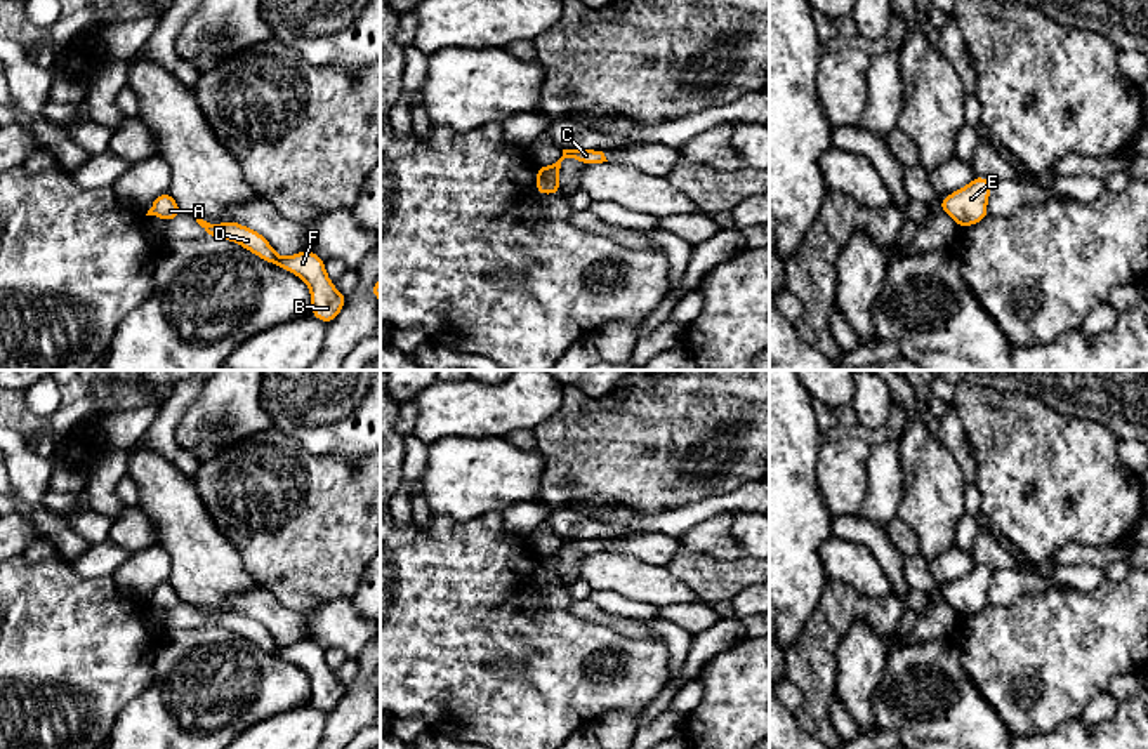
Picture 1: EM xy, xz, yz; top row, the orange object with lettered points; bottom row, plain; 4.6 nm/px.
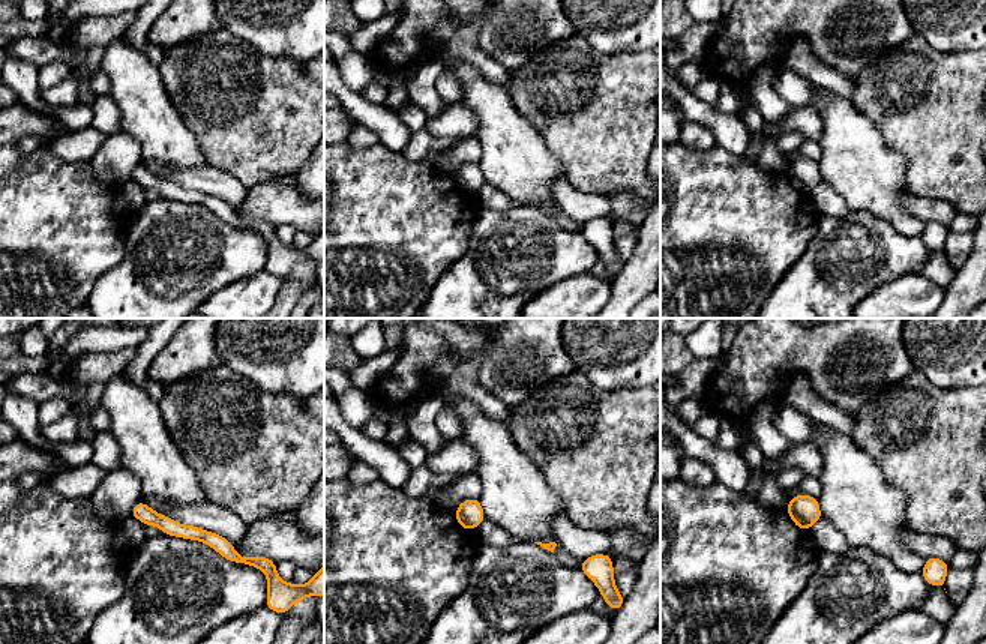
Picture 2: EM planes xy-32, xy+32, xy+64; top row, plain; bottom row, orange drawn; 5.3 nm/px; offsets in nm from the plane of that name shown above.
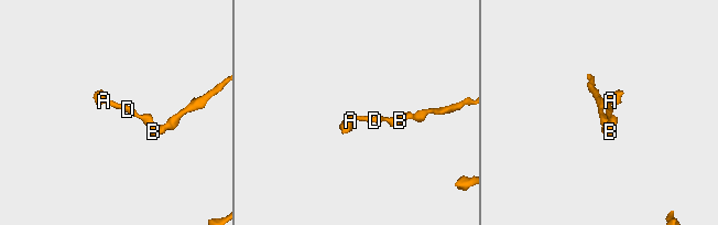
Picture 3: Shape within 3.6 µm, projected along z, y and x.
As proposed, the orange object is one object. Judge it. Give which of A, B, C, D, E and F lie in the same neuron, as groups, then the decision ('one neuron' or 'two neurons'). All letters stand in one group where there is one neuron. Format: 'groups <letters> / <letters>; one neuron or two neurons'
groups A B C D E F; one neuron

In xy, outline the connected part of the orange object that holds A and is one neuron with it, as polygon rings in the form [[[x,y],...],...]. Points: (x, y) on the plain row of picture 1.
[[[167,580],[167,582],[162,582],[155,587],[155,591],[146,605],[155,605],[163,610],[172,610],[181,603],[184,603],[184,601],[179,598],[179,594],[172,587],[172,584]]]

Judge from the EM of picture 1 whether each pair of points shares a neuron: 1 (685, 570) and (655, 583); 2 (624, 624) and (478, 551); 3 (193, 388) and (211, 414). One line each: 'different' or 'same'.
1: different
2: different
3: different

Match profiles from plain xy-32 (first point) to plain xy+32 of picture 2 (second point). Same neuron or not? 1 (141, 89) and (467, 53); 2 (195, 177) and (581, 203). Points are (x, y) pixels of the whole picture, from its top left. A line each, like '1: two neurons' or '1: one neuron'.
1: two neurons
2: one neuron

